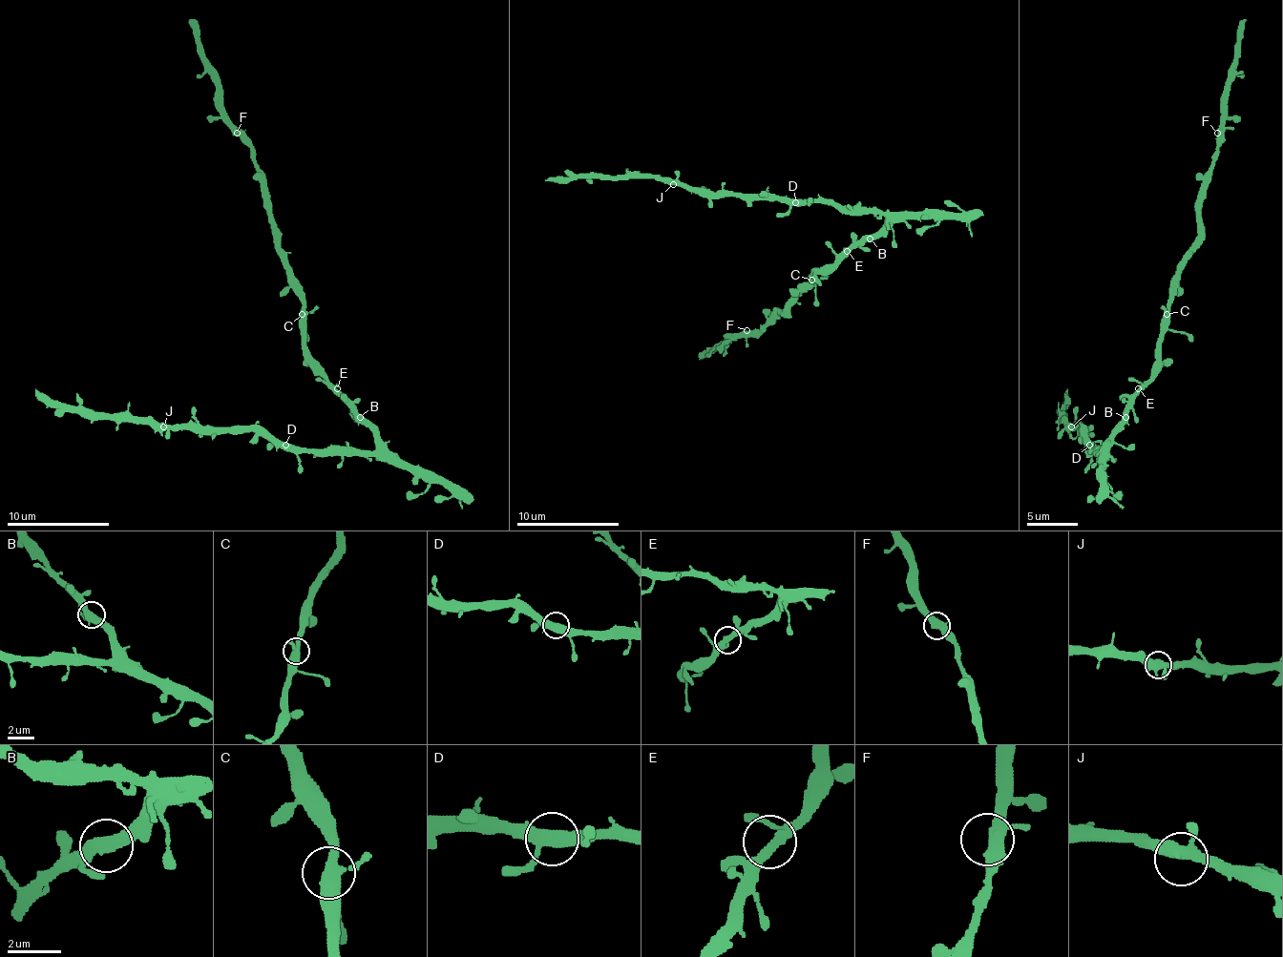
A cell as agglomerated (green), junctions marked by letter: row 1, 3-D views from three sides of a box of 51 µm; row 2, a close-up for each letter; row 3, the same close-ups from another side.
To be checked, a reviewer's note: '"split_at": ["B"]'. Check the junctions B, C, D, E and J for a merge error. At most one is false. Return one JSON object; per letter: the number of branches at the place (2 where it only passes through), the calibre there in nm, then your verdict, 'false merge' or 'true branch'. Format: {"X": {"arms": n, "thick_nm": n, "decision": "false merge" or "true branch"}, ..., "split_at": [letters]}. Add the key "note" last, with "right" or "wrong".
{"B": {"arms": 2, "thick_nm": 500, "decision": "true branch"}, "C": {"arms": 3, "thick_nm": 440, "decision": "true branch"}, "D": {"arms": 3, "thick_nm": 420, "decision": "true branch"}, "E": {"arms": 2, "thick_nm": 400, "decision": "true branch"}, "J": {"arms": 3, "thick_nm": 420, "decision": "true branch"}, "split_at": [], "note": "wrong"}

